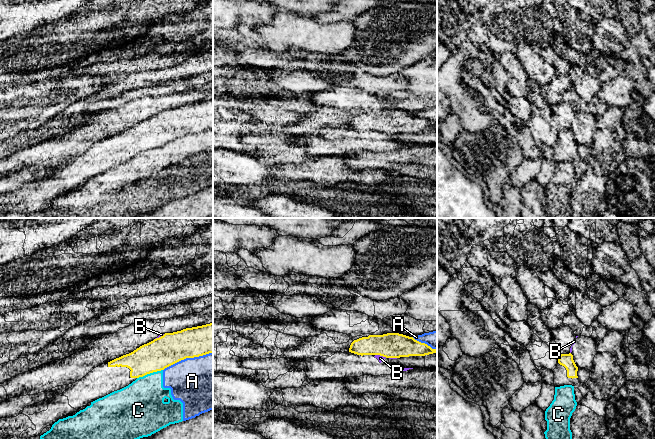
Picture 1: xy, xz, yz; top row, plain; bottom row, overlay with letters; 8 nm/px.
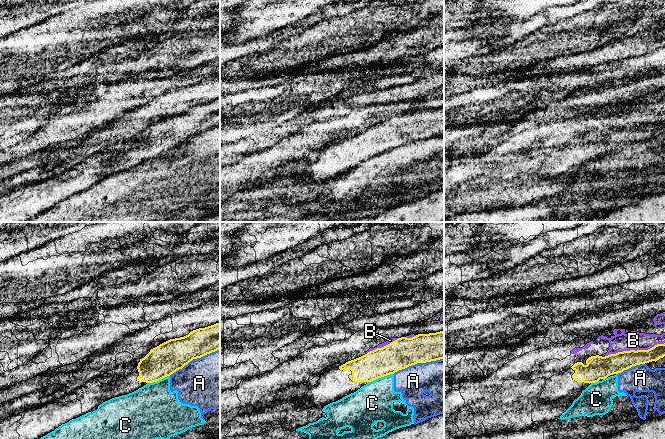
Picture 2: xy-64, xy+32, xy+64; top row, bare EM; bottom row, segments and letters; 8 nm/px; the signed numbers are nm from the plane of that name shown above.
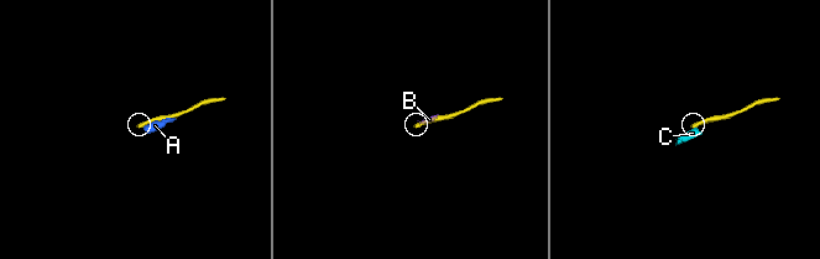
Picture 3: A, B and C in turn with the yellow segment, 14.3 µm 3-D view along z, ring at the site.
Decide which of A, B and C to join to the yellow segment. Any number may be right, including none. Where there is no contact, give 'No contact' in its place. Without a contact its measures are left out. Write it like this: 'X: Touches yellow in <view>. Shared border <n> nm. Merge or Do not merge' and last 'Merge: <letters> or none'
A: Touches yellow in xy. Shared border 420 nm. Do not merge
B: Touches yellow in xz. Shared border 100 nm. Do not merge
C: Touches yellow in xy. Shared border 220 nm. Do not merge
Merge: none

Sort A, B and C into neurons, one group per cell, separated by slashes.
A C / B

